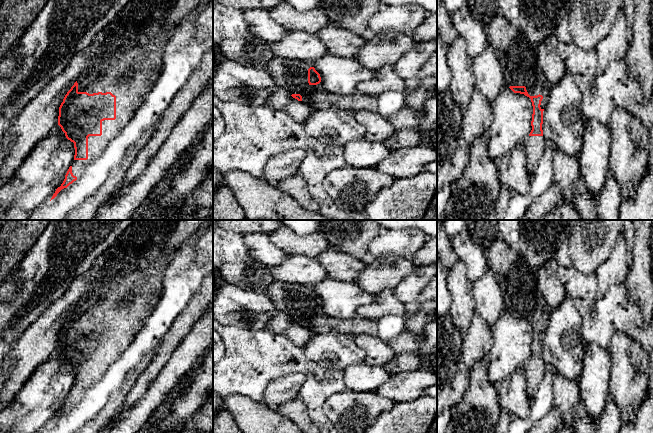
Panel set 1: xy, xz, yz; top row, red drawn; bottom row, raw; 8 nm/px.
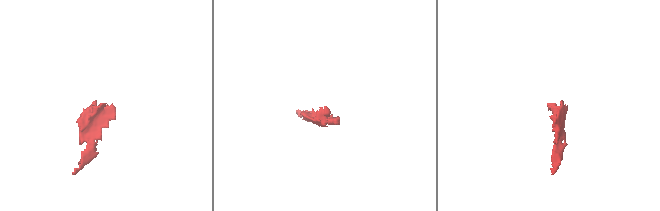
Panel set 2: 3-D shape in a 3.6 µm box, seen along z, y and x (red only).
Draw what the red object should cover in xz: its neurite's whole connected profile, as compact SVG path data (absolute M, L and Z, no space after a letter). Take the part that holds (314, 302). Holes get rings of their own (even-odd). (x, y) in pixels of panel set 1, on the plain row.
M314 291L308 293L308 307L309 309L317 309L321 306L320 298L315 294Z

